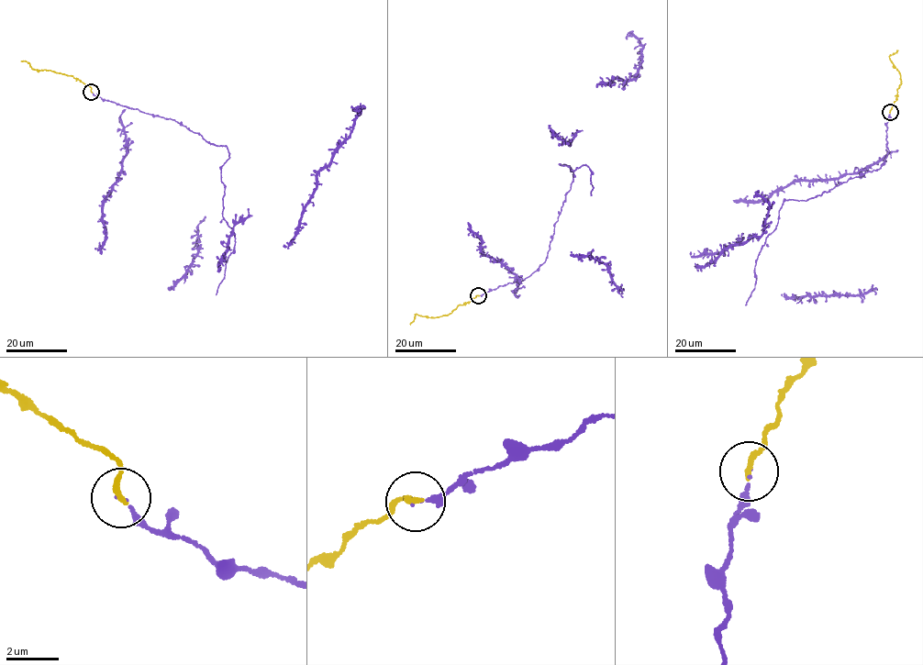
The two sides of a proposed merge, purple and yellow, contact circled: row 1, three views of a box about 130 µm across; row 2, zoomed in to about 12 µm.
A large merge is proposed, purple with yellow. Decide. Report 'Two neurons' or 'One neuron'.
One neuron

